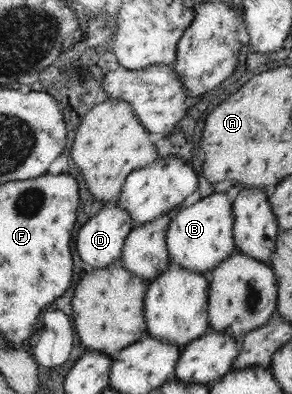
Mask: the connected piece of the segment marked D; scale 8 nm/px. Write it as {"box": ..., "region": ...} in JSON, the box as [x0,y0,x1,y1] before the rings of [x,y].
{"box":[75,201,132,270],"region":[[[115,201],[106,204],[75,235],[75,249],[80,259],[93,270],[120,259],[123,242],[132,229],[132,221],[125,213]]]}

